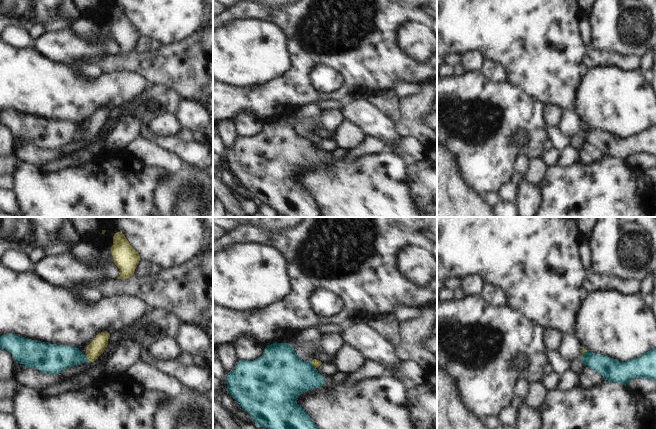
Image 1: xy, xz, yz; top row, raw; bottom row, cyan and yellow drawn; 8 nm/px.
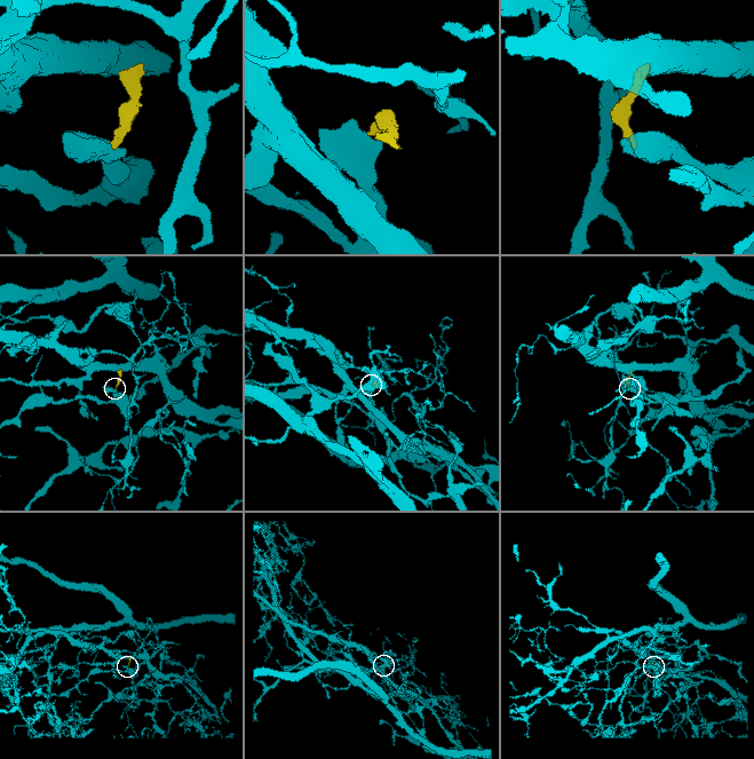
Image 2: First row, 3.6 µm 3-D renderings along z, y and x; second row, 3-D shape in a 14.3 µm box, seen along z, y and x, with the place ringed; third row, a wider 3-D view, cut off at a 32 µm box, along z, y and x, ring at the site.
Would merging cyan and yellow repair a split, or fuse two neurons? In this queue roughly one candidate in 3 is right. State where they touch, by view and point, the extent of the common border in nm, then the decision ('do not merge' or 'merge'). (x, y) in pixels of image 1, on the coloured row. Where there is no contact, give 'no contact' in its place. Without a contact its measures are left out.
contact xz (312, 365); length 80 nm; do not merge

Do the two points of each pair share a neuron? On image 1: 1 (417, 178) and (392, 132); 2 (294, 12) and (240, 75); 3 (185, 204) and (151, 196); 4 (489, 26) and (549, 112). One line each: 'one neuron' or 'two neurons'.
1: two neurons
2: two neurons
3: two neurons
4: two neurons

